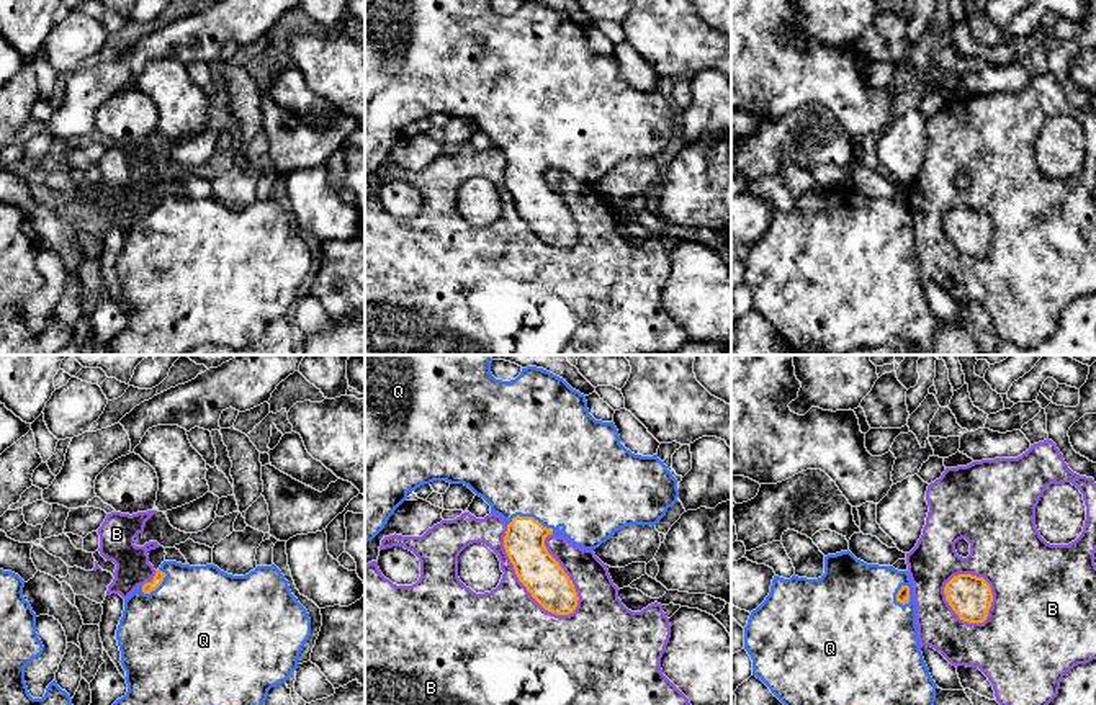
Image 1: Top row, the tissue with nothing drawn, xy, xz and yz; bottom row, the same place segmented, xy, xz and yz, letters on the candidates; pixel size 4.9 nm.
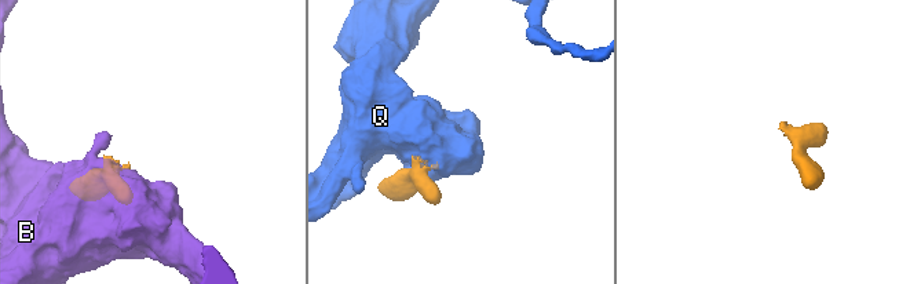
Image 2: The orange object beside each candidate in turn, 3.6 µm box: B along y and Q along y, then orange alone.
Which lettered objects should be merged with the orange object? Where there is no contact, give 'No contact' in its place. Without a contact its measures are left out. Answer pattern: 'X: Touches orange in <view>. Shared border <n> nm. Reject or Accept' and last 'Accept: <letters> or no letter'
B: Touches orange in xz. Shared border 550 nm. Reject
Q: Touches orange in xz. Shared border 240 nm. Accept
Accept: Q

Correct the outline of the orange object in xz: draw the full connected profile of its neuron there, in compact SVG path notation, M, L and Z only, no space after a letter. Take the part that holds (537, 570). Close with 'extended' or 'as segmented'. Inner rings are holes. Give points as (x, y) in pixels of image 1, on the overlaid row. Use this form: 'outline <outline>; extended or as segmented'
outline M365 355L365 545L384 528L411 491L415 492L417 487L433 481L465 484L491 505L491 512L501 515L505 522L504 548L519 581L545 610L556 615L569 615L576 610L579 597L569 576L548 553L545 538L553 533L584 550L595 550L623 527L654 527L667 509L677 502L677 479L658 455L641 456L627 450L620 443L615 424L595 420L589 414L586 396L573 389L563 378L543 368L527 366L522 368L515 379L502 381L492 376L491 363L491 355Z; extended

